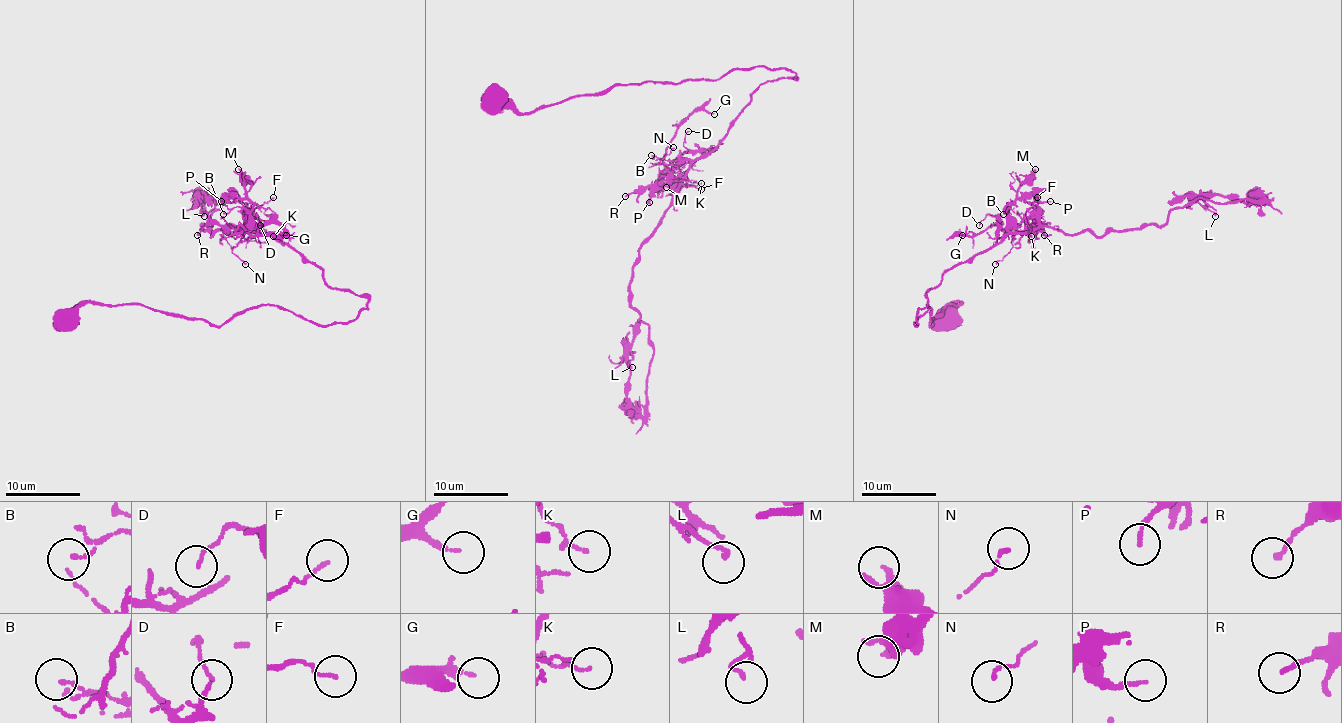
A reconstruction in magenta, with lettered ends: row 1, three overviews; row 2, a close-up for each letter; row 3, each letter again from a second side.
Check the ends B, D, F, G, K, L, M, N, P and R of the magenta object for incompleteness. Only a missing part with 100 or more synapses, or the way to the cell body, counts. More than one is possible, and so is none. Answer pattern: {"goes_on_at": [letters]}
{"goes_on_at": []}

